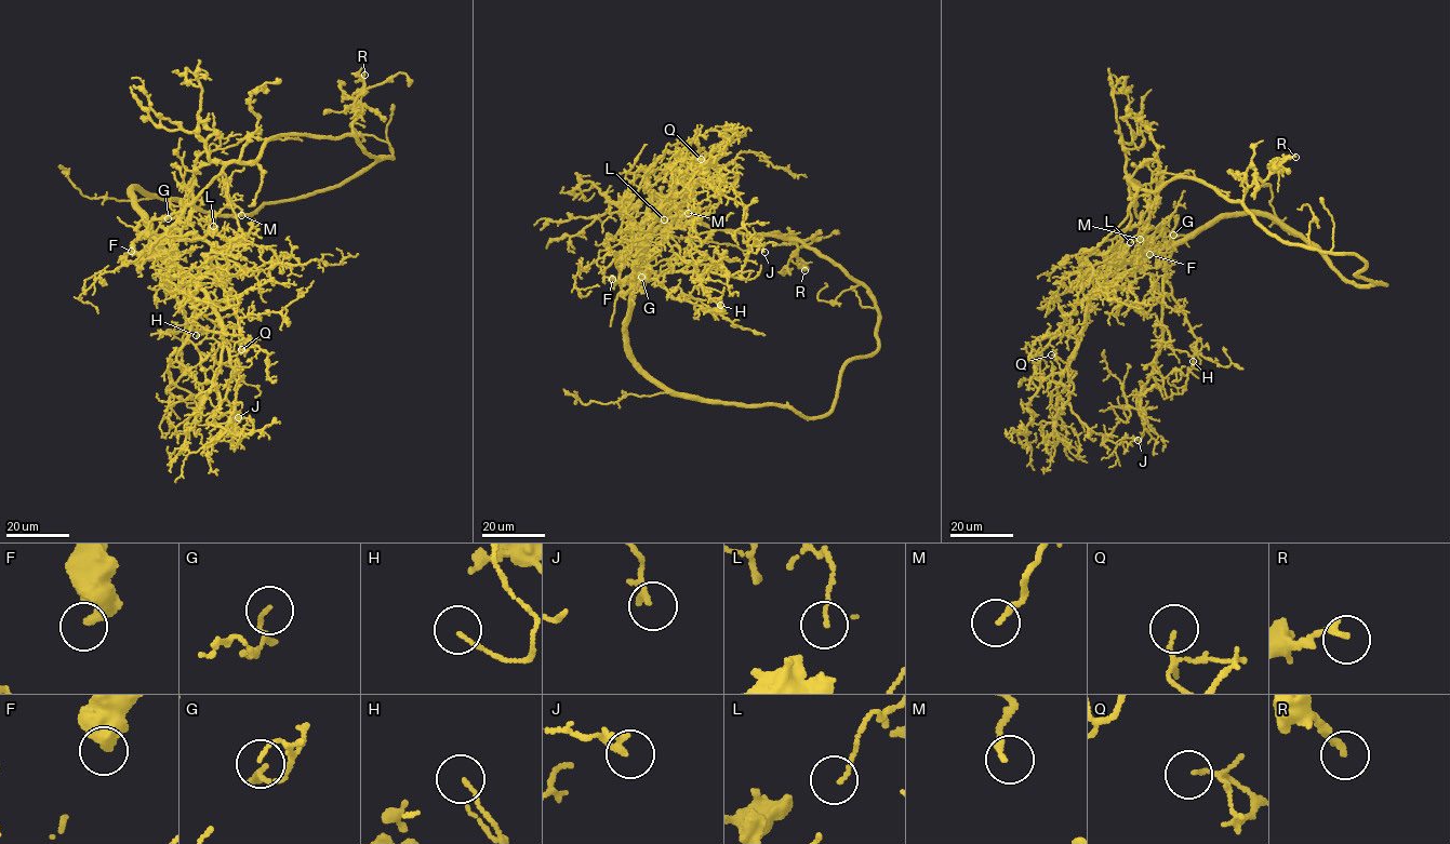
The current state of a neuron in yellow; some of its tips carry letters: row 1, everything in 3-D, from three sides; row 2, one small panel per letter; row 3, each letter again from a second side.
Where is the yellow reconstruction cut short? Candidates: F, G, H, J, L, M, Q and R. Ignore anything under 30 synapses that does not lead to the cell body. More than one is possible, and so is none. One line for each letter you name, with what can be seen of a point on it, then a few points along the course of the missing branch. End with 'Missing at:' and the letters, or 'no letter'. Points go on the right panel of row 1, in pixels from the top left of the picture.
Missing at: no letter

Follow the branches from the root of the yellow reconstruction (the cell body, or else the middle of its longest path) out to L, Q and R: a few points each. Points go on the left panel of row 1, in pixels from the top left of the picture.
L: (195, 201), (182, 211), (147, 222), (148, 231), (159, 239), (195, 241), (204, 238), (208, 215), (213, 226)
Q: (195, 201), (170, 229), (170, 263), (212, 304), (228, 353), (241, 349)
R: (195, 201), (228, 163), (256, 161), (269, 138), (351, 134), (362, 110), (356, 101), (364, 75)

